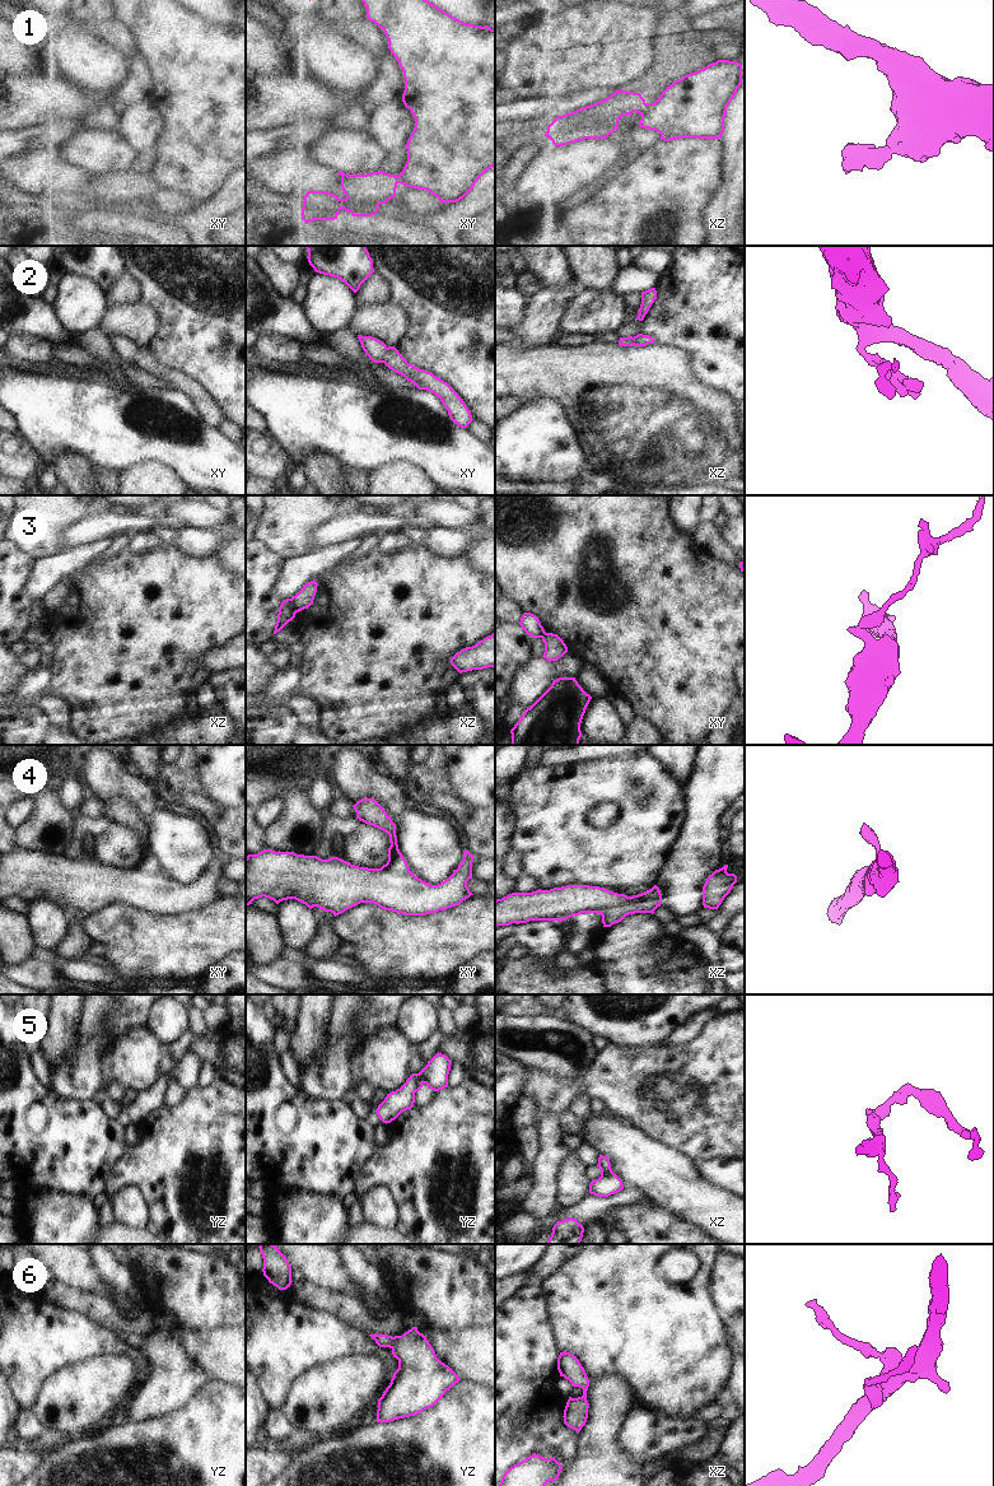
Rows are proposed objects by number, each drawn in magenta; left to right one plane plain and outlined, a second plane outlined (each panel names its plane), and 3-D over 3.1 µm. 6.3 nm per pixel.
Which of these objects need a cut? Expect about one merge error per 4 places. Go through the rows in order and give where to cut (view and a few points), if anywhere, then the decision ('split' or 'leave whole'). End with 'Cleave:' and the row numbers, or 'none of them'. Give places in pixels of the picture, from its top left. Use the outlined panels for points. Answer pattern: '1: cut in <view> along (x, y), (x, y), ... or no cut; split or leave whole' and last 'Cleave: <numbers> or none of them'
1: cut in xz along (645, 103), (639, 113); split
2: no cut; leave whole
3: cut in xz along (289, 599), (295, 613); split
4: no cut; leave whole
5: no cut; leave whole
6: no cut; leave whole
Cleave: 1, 3

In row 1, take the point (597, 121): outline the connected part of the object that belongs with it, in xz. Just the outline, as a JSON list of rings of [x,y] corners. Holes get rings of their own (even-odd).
[[[616,90],[610,97],[570,113],[557,116],[545,134],[555,146],[585,139],[606,139],[617,130],[619,120],[634,112],[641,113],[645,99],[640,93]]]

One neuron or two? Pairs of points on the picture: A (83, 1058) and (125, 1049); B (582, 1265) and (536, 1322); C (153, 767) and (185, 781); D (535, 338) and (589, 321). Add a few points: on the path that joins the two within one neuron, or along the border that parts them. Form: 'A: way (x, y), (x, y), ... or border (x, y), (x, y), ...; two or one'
A: border (124, 1032), (112, 1035), (103, 1056), (104, 1085); two
B: border (540, 1285), (546, 1304), (547, 1322), (555, 1337); two
C: border (164, 768), (154, 785); two
D: border (569, 302), (565, 304), (558, 330); two

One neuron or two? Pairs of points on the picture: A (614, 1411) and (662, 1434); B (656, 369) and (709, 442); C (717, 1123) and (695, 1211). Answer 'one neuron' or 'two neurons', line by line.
A: two neurons
B: one neuron
C: two neurons

